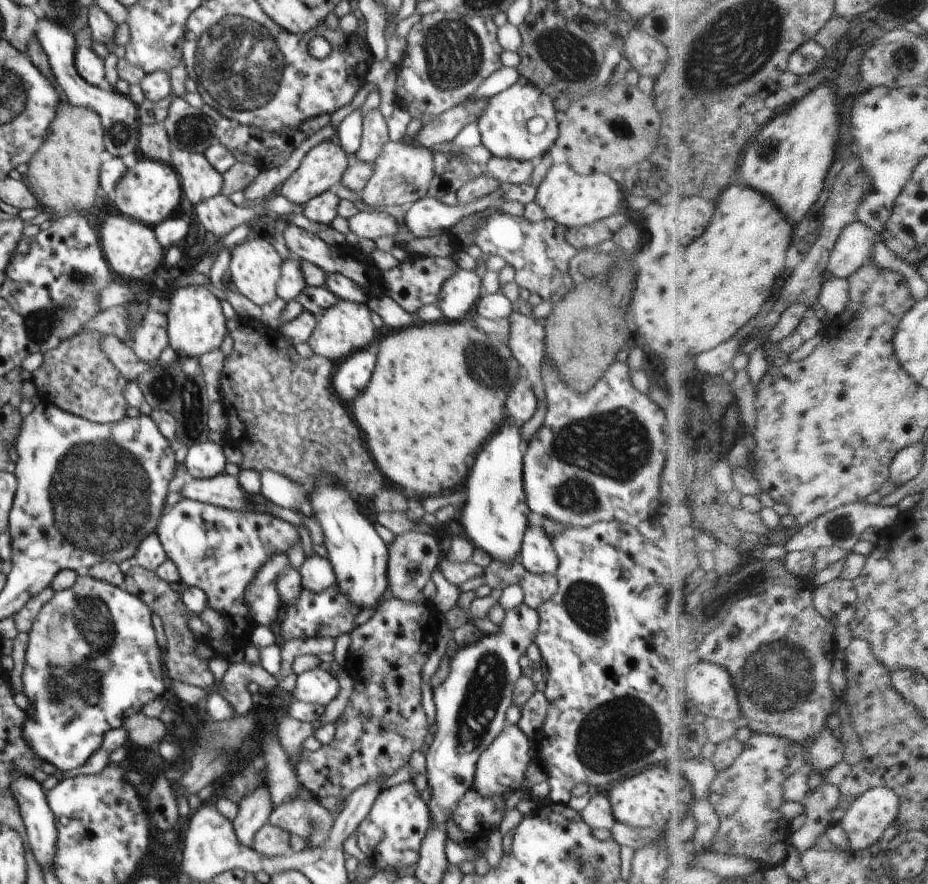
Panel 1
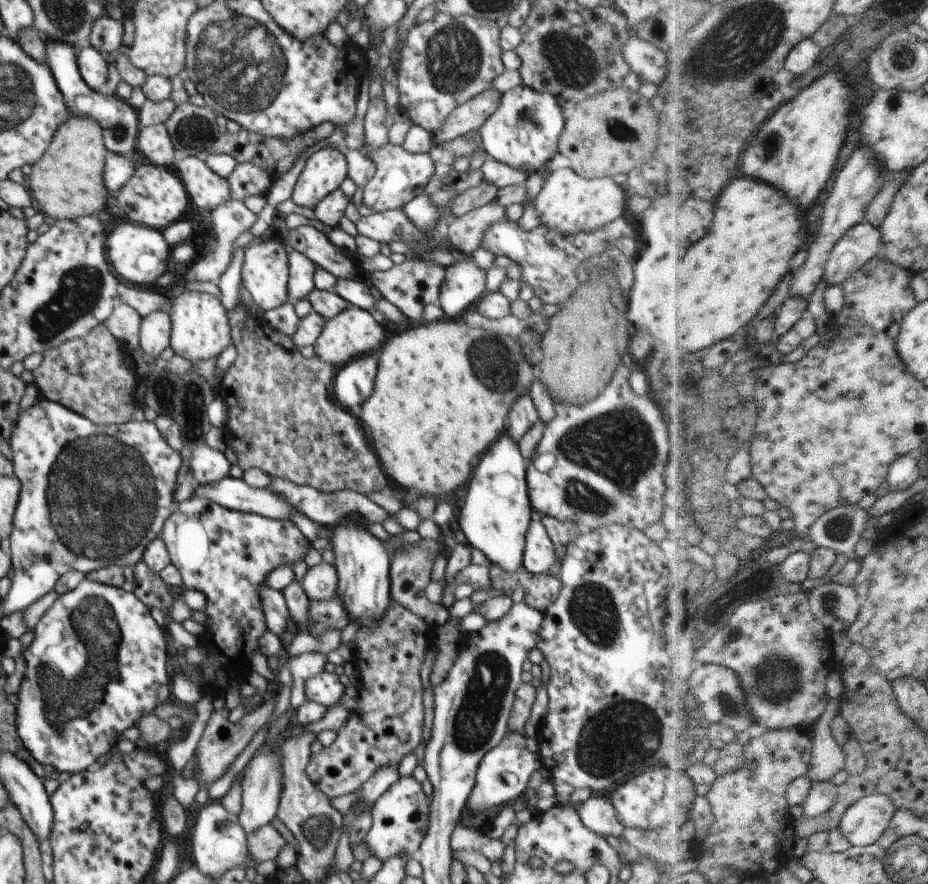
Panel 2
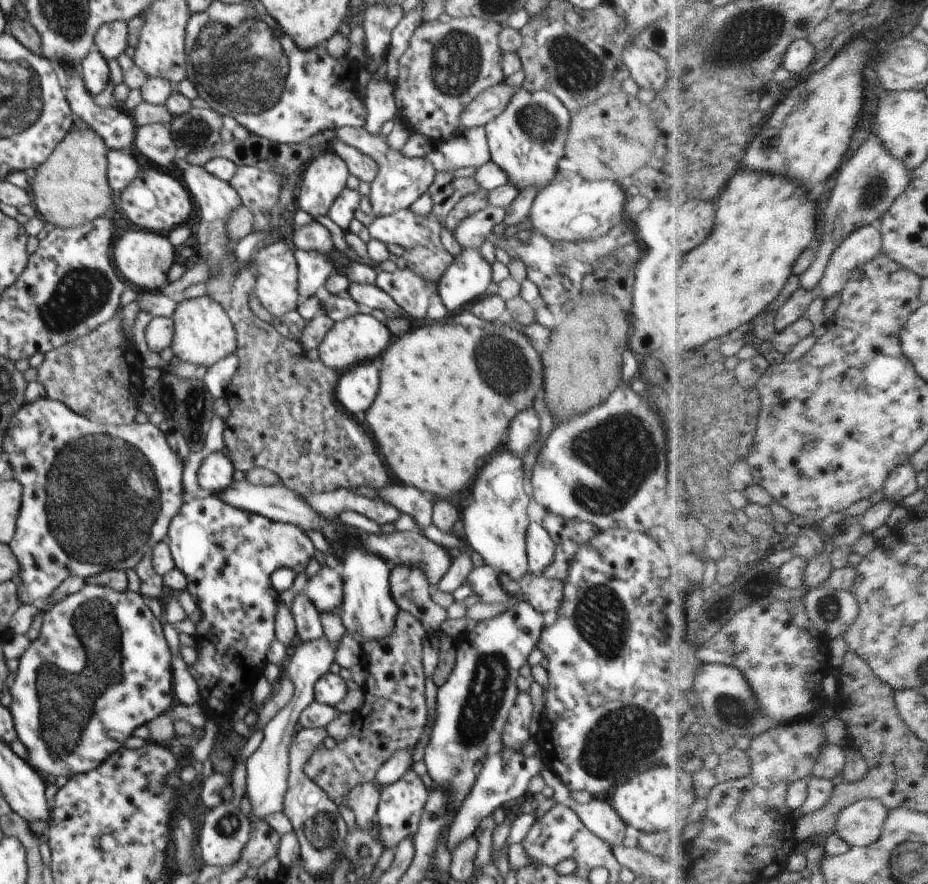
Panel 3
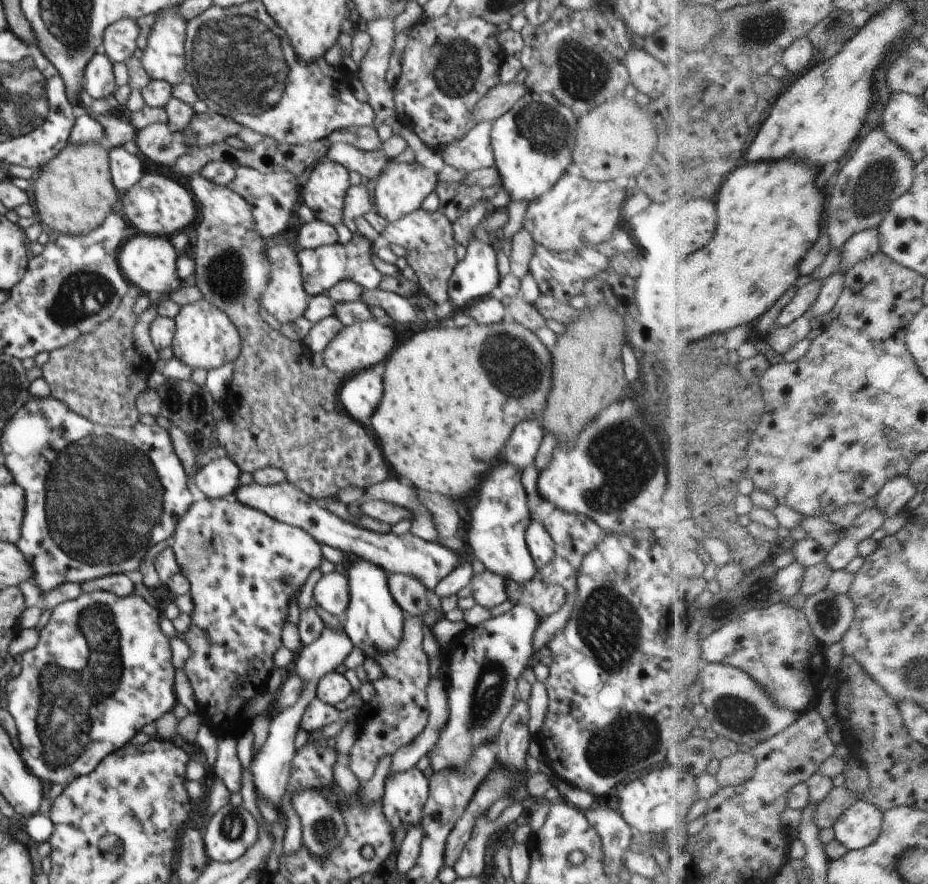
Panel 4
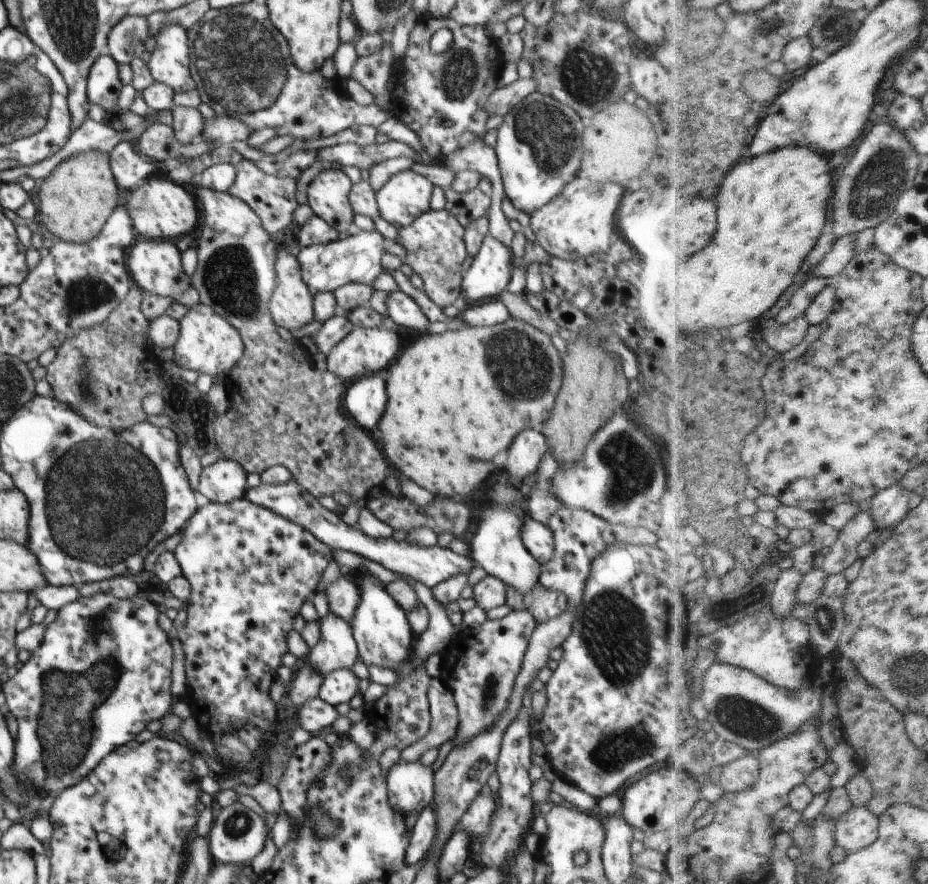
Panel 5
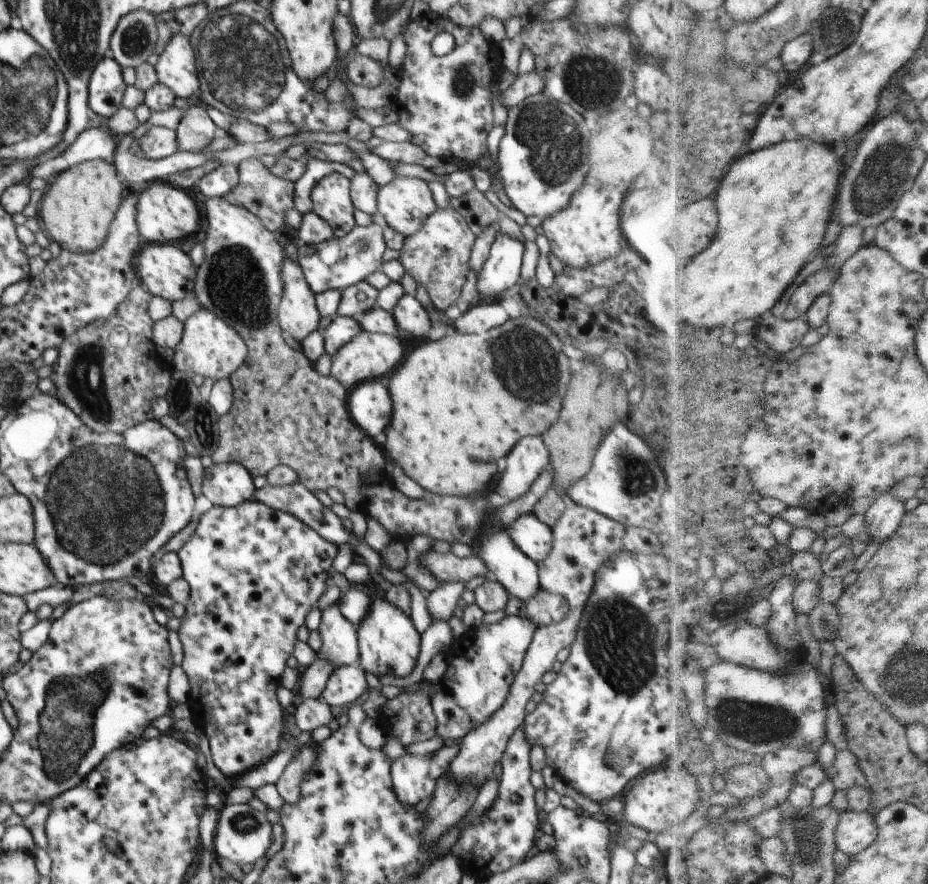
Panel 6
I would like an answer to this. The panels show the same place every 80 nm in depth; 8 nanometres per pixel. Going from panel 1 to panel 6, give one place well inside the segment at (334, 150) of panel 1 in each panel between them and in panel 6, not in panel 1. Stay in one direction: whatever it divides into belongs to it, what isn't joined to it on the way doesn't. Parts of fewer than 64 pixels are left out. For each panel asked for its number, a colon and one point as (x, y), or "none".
2: (325, 171)
3: (323, 179)
4: (323, 190)
5: (328, 194)
6: (331, 197)

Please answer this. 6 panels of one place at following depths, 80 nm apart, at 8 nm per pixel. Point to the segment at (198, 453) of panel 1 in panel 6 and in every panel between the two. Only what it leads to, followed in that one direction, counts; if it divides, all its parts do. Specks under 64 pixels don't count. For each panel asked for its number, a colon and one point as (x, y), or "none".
2: (208, 465)
3: (215, 473)
4: (219, 479)
5: (224, 481)
6: (228, 484)

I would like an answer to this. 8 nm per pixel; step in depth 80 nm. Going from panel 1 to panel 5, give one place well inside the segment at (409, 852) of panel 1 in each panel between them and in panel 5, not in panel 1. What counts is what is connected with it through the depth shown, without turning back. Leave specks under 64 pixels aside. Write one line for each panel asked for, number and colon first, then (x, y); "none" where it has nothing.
2: (400, 816)
3: (401, 804)
4: (405, 793)
5: (410, 785)

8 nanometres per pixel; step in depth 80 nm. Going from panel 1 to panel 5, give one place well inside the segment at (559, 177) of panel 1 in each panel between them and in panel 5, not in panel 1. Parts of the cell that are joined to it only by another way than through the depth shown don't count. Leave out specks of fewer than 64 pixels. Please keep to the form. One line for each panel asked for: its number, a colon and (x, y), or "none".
2: (567, 203)
3: (571, 208)
4: (575, 212)
5: (581, 221)

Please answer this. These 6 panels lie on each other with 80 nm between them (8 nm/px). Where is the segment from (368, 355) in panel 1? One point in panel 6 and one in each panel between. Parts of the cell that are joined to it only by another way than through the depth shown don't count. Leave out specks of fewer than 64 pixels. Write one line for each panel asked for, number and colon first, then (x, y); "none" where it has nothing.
2: (355, 382)
3: (357, 388)
4: (360, 395)
5: (365, 399)
6: (370, 406)

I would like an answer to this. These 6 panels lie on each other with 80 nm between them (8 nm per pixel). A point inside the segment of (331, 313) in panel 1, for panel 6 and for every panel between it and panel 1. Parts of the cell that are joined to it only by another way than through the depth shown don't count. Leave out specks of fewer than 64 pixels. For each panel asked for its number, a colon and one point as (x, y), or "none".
2: (353, 333)
3: (360, 338)
4: (356, 347)
5: (365, 351)
6: (367, 356)

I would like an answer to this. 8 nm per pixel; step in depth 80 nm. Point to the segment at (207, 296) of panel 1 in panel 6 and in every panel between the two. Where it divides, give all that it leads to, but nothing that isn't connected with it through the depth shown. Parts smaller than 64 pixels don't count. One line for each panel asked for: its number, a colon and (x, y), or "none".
2: (200, 330)
3: (203, 334)
4: (205, 337)
5: (208, 343)
6: (210, 347)

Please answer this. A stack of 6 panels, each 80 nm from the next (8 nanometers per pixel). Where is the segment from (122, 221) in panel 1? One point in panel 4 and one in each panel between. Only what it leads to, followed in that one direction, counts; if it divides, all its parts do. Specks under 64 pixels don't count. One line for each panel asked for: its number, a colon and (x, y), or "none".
2: (139, 254)
3: (144, 258)
4: (149, 262)

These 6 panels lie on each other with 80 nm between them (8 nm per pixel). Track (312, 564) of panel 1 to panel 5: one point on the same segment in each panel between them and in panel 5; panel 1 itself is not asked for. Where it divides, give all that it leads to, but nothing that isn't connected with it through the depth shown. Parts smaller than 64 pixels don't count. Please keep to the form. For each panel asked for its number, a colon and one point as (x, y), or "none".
2: (320, 583)
3: (325, 589)
4: (332, 591)
5: (344, 596)

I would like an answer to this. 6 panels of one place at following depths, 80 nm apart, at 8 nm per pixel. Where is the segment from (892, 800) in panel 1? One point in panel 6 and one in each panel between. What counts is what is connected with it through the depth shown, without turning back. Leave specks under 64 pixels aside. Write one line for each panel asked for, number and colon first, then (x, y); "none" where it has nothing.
2: (867, 821)
3: (862, 825)
4: (862, 825)
5: (860, 827)
6: (857, 832)

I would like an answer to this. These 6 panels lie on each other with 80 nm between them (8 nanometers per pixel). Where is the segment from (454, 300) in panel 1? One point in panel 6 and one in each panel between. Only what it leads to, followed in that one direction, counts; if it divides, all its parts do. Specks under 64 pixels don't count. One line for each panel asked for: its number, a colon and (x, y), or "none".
2: (464, 282)
3: (467, 279)
4: (476, 276)
5: (490, 273)
6: (502, 270)

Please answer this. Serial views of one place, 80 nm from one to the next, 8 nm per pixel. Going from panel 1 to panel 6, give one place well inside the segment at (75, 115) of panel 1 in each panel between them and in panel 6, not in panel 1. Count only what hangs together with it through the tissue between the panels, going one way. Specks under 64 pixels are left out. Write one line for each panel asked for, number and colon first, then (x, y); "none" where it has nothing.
2: (67, 183)
3: (71, 188)
4: (74, 193)
5: (76, 200)
6: (79, 204)

